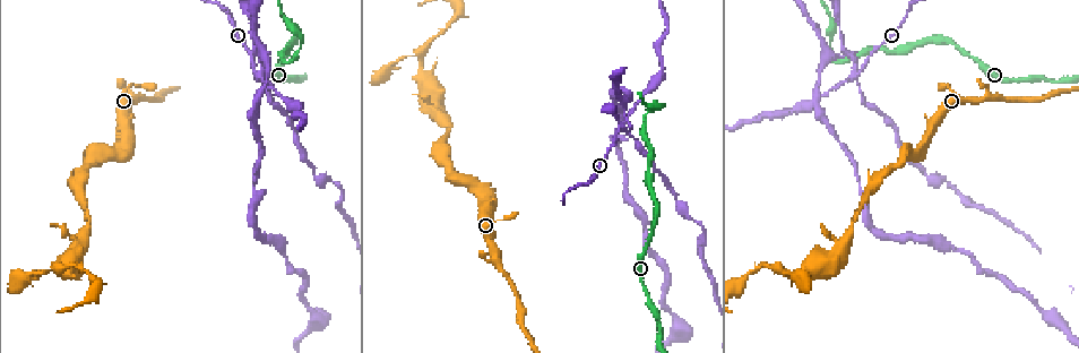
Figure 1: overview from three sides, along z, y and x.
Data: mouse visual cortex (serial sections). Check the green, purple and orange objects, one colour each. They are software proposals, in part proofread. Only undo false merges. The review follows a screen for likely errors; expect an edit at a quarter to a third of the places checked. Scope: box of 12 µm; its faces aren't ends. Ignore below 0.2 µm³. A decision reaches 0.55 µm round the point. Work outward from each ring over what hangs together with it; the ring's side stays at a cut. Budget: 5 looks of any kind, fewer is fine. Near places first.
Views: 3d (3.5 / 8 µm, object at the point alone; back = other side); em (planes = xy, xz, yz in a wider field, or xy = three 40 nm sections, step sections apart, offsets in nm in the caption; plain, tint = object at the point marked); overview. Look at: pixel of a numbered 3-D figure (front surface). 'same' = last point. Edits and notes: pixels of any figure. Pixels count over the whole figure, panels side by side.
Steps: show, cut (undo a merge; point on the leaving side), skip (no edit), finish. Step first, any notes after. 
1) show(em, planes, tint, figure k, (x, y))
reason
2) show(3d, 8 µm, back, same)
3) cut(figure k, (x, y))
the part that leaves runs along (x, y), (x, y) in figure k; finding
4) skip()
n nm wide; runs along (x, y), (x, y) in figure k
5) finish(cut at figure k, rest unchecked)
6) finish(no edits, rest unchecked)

show(3d, 3.5 µm, figure 1, (619, 127))
looks like a crossing

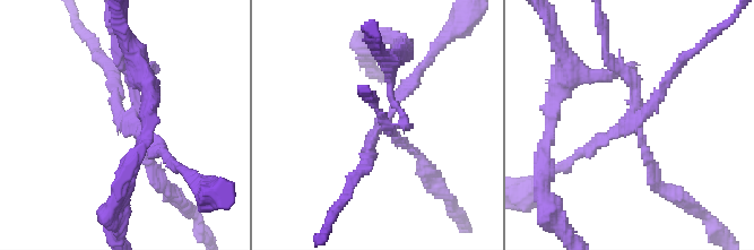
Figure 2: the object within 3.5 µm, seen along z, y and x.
show(em, xy, step 1, tint, figure 2, (128, 120))
now the EM

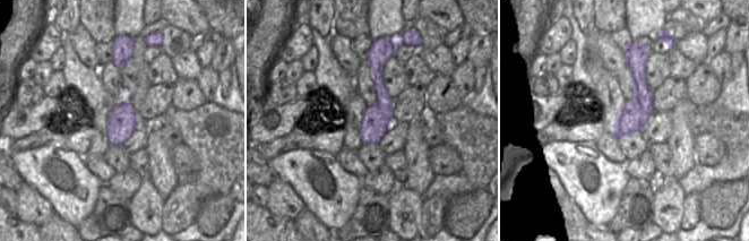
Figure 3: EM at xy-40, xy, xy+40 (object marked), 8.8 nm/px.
cut(figure 2, (610, 71))
border along (633, 96), (640, 109), (642, 128) in figure 3; a second cell is stuck on

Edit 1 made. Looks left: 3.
show(3d, 3.5 µm, back, figure 1, (779, 272))
three-way junction

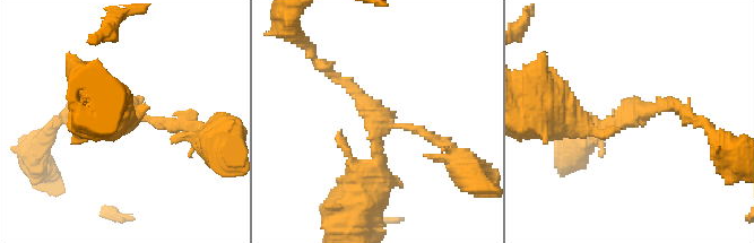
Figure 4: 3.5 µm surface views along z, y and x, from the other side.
show(em, planes, tint, figure 4, (375, 122))
3 arms; arms of 150, 150, 350 nm; shape alone is not enough

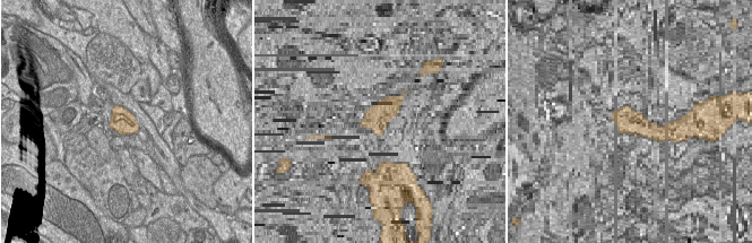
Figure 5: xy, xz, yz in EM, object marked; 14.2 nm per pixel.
skip()
all the same cell

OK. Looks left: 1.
finish(cut at figure 2, rest unchecked)

